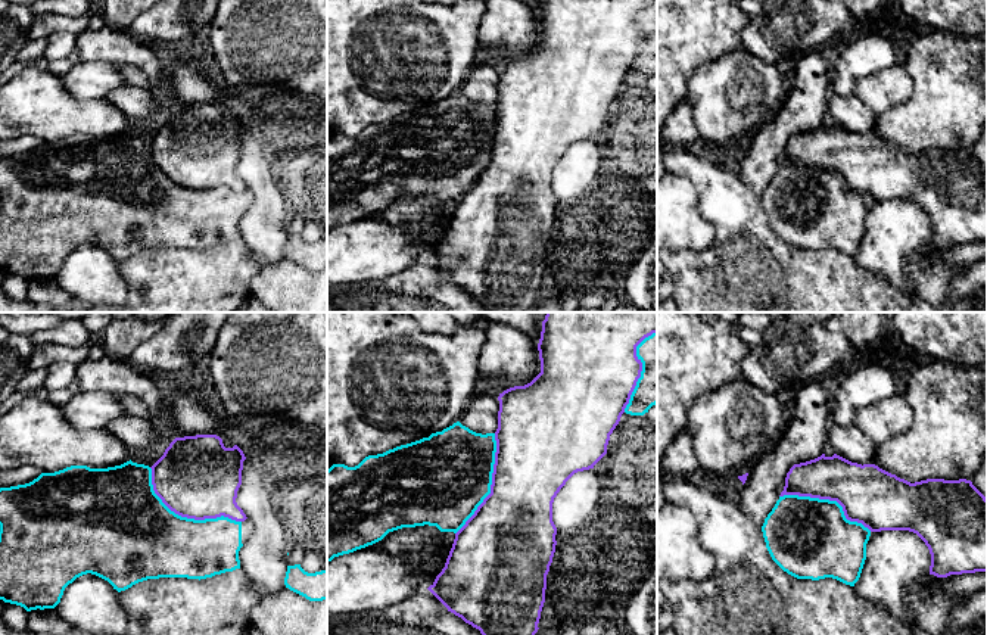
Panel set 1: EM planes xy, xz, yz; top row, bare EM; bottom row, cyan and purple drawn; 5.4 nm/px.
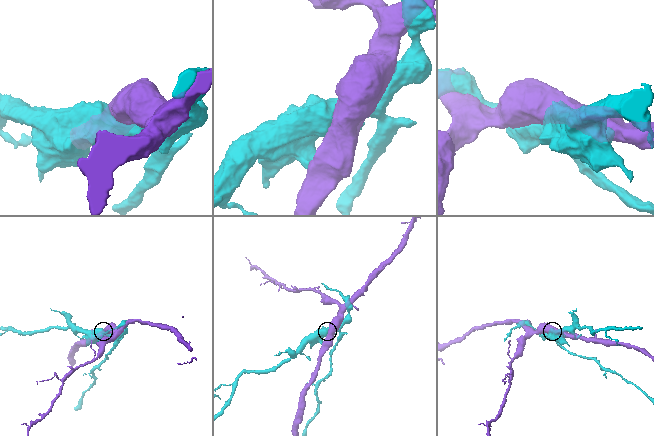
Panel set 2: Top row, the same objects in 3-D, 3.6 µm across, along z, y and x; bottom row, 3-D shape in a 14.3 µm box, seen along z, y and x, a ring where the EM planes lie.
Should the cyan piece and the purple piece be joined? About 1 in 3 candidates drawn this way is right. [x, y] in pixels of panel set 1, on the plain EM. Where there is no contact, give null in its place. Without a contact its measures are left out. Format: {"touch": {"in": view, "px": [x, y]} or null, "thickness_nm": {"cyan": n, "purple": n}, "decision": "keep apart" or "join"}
{"touch": {"in": "xy", "px": [184, 187]}, "thickness_nm": {"cyan": 440, "purple": 460}, "decision": "keep apart"}

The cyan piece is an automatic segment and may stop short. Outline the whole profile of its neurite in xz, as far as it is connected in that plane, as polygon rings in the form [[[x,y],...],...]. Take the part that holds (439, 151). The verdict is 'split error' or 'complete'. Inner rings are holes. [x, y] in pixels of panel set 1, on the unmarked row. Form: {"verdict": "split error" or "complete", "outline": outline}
{"verdict": "complete", "outline": [[[460,91],[429,108],[368,125],[358,136],[327,140],[327,233],[382,211],[402,197],[436,196],[457,203],[491,164],[495,103],[476,103]]]}

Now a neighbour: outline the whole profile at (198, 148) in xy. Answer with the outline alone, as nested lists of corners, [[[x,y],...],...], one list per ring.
[[[217,105],[175,108],[150,137],[153,161],[171,181],[181,187],[205,190],[224,186],[245,192],[247,187],[236,172],[245,130],[237,115],[225,118]]]

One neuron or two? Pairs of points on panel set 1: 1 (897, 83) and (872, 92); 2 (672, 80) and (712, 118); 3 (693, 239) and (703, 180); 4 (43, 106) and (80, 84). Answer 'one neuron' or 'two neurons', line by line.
1: one neuron
2: two neurons
3: two neurons
4: two neurons

